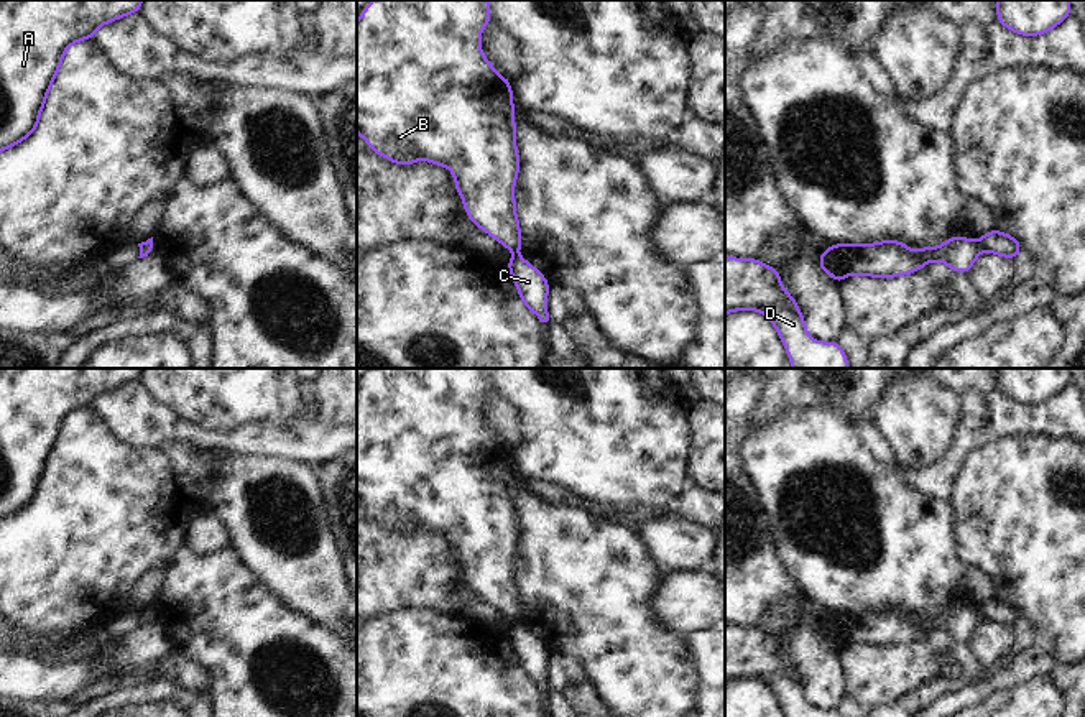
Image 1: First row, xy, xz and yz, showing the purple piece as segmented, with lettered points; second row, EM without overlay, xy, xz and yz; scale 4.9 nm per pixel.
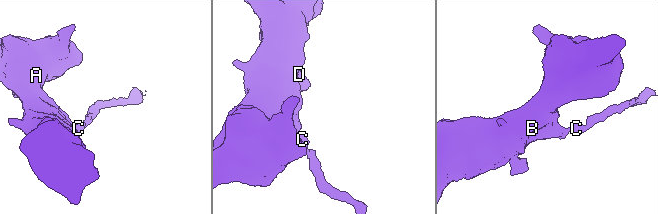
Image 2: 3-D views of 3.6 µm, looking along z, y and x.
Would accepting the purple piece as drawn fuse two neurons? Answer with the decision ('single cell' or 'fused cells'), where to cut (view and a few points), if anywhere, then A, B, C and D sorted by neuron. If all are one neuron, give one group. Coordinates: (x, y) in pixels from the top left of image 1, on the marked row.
fused cells | yz (978, 239), (985, 249) | A B D / C

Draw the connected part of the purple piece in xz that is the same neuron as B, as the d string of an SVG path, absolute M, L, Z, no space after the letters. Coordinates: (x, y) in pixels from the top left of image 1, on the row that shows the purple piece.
M372 0L357 20L357 133L393 164L426 160L450 169L470 222L519 255L523 235L513 196L519 174L515 97L511 81L495 71L480 48L490 21L488 0Z

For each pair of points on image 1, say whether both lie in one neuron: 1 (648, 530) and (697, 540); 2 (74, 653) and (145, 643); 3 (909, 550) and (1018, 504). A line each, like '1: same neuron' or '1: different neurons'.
1: same neuron
2: same neuron
3: different neurons

